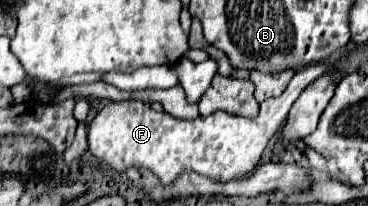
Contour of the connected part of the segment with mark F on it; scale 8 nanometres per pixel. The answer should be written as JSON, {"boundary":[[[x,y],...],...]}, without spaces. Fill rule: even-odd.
{"boundary":[[[314,63],[296,71],[280,97],[260,103],[260,113],[256,119],[230,115],[226,111],[216,111],[208,117],[178,119],[166,111],[154,111],[148,103],[136,99],[108,103],[90,121],[90,153],[118,173],[124,173],[130,167],[148,169],[164,185],[174,183],[184,171],[196,171],[220,183],[240,179],[256,169],[268,141],[278,133],[292,103],[300,97],[304,87],[310,85],[314,79],[322,77],[324,73],[330,73],[334,67],[334,63]]]}

